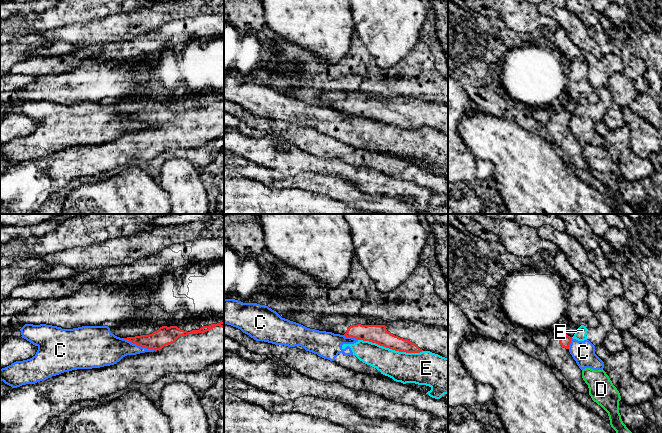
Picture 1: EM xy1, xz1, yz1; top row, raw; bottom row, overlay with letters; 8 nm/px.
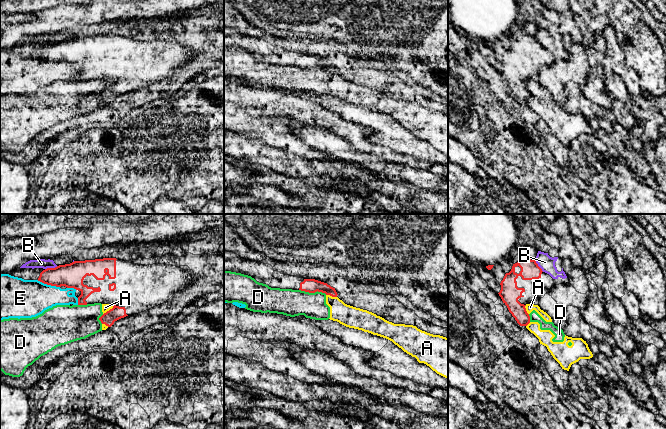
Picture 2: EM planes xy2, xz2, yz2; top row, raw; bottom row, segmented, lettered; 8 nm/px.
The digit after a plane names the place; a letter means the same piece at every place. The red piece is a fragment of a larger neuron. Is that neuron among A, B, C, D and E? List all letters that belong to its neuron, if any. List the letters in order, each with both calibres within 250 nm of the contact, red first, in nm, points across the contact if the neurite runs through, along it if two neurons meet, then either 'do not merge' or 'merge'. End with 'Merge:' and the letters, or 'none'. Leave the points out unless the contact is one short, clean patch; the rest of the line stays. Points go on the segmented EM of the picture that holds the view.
A: calibres 110 and 60 nm; border xy2 (113, 305), (103, 314); do not merge
B: calibres 190 and 80 nm; do not merge
C: calibres 150 and 240 nm; do not merge
D: calibres 110 and 220 nm; do not merge
E: calibres 150 and 240 nm; do not merge
Merge: none

